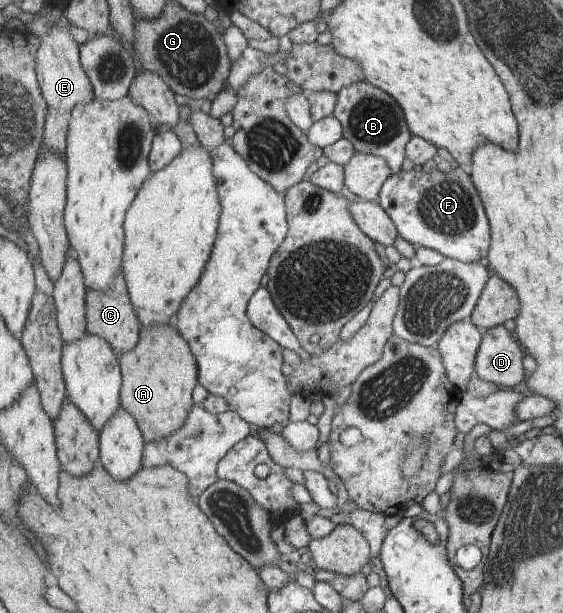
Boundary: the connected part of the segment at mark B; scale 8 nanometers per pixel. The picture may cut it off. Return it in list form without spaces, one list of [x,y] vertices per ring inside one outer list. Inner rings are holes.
[[[368,81],[353,84],[339,92],[334,116],[341,122],[344,138],[352,142],[356,153],[379,156],[387,162],[392,174],[402,172],[406,147],[413,137],[403,108],[393,96]]]

